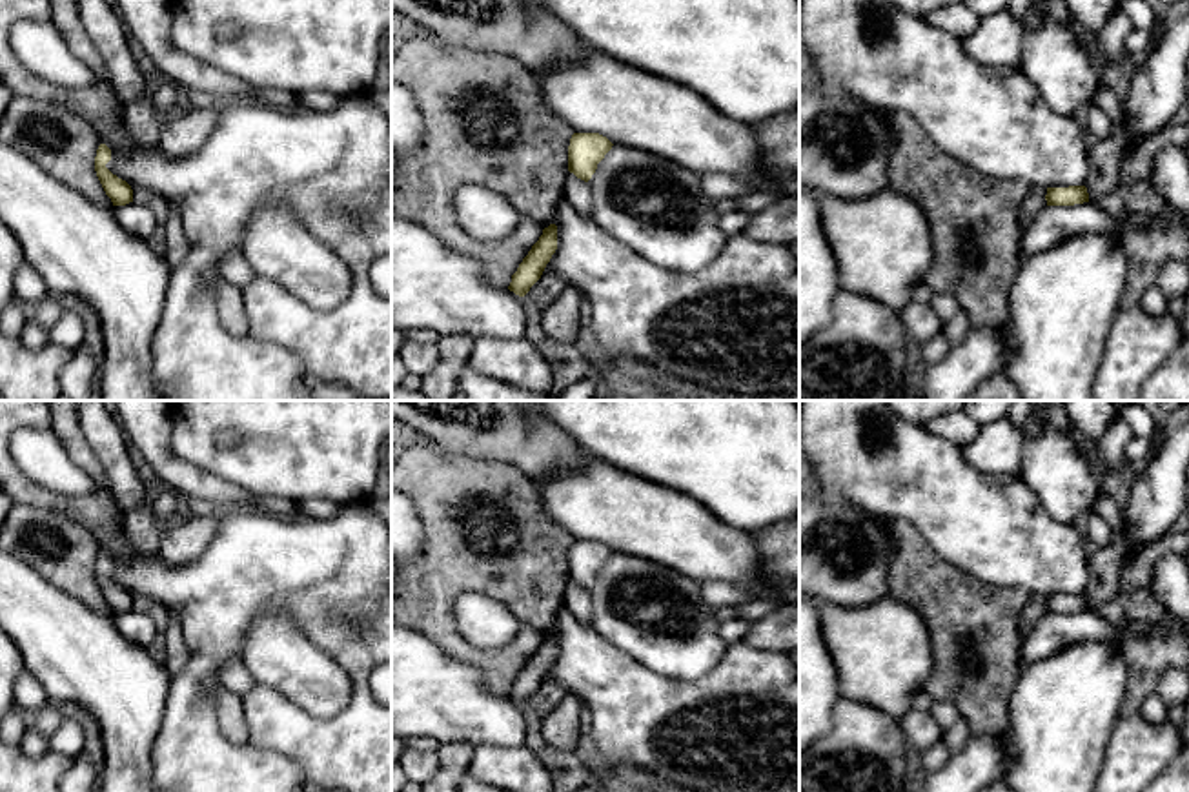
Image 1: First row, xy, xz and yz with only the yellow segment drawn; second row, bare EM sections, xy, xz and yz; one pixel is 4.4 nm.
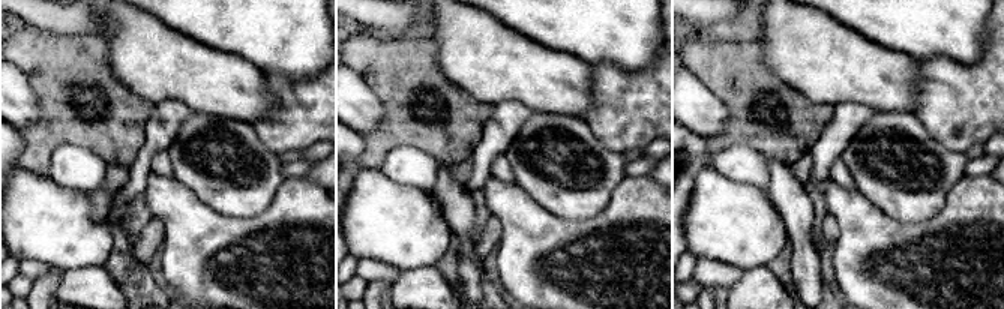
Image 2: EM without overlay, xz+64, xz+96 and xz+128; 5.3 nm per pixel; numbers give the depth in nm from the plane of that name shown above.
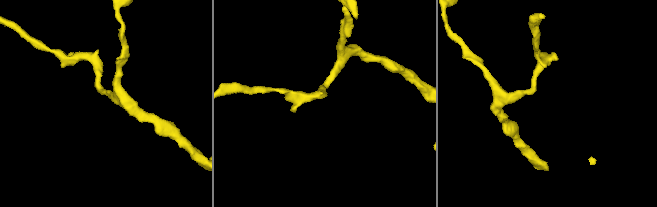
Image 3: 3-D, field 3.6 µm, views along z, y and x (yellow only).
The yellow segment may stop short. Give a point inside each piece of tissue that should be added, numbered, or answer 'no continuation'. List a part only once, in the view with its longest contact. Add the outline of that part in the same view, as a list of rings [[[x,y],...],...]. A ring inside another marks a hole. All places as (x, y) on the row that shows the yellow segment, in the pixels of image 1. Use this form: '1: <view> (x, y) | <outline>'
no continuation

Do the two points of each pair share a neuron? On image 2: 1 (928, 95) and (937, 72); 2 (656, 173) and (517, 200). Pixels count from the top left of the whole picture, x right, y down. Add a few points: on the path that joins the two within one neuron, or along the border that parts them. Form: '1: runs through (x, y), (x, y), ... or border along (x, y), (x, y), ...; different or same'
1: runs through (934, 89), (937, 78); same
2: border along (646, 176), (656, 182); different

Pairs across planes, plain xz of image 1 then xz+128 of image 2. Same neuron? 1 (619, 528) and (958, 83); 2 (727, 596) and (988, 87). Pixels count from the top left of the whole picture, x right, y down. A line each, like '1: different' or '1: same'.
1: different
2: same

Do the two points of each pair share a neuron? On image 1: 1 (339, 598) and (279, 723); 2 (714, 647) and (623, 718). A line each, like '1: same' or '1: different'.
1: same
2: different

